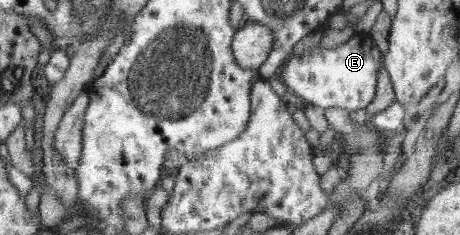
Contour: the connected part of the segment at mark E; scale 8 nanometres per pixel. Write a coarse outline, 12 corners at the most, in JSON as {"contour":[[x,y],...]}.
{"contour":[[371,34],[293,56],[281,77],[304,103],[359,111],[384,54]]}

